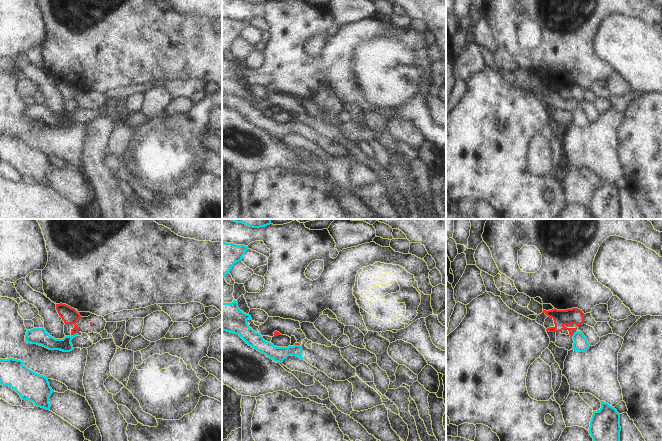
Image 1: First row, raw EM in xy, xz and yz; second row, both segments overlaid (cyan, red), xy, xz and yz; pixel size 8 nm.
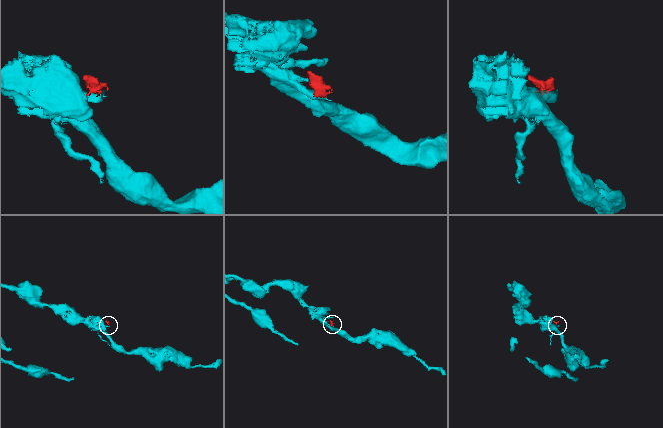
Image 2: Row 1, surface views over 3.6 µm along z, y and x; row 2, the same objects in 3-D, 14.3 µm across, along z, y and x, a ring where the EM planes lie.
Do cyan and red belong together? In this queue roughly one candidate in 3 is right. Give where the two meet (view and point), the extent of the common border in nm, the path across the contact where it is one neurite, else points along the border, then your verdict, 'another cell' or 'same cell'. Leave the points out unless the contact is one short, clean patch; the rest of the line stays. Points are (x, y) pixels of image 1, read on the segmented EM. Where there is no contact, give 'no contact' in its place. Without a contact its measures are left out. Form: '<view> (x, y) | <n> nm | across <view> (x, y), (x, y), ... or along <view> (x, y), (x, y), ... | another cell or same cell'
xy (74, 334) | 60 nm | along xy (77, 332), (71, 335) | another cell

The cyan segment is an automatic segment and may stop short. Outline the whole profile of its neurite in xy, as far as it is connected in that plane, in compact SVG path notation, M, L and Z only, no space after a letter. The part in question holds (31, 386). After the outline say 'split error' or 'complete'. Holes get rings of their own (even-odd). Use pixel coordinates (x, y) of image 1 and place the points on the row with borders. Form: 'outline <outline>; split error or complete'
outline M0 359L0 384L14 389L22 400L49 410L49 397L53 393L48 379L28 369L21 360Z; complete

